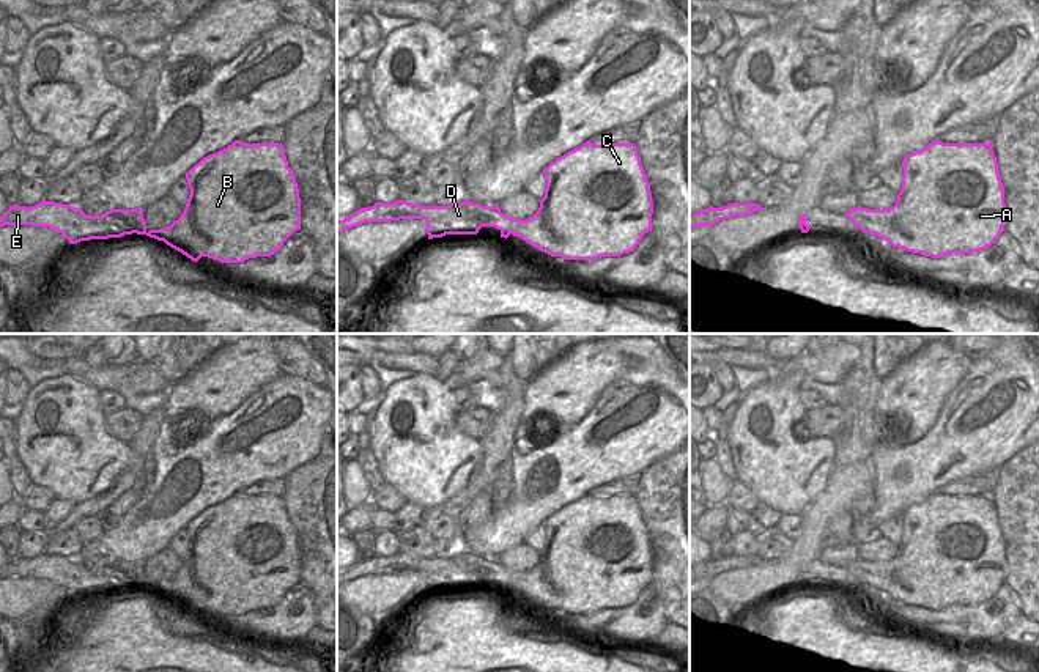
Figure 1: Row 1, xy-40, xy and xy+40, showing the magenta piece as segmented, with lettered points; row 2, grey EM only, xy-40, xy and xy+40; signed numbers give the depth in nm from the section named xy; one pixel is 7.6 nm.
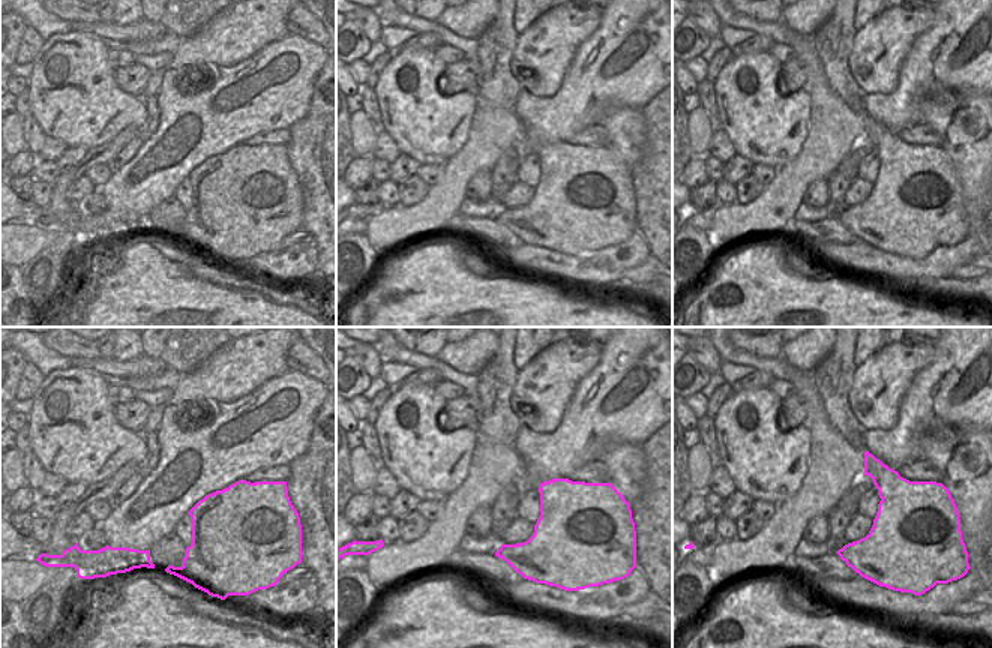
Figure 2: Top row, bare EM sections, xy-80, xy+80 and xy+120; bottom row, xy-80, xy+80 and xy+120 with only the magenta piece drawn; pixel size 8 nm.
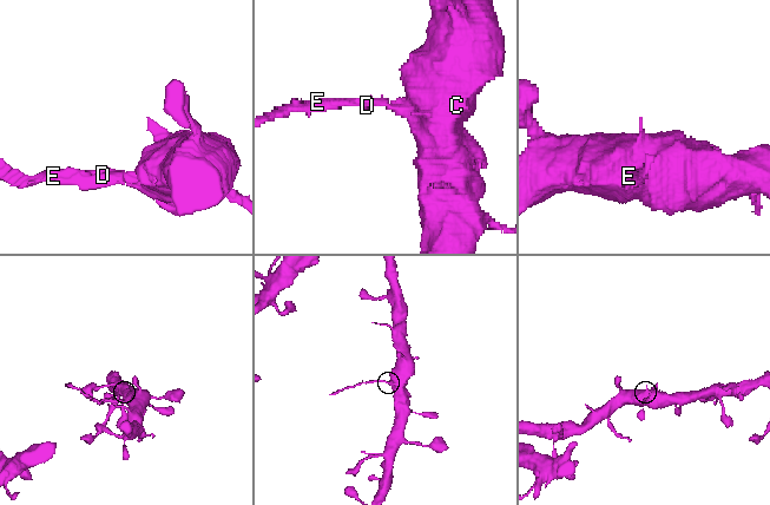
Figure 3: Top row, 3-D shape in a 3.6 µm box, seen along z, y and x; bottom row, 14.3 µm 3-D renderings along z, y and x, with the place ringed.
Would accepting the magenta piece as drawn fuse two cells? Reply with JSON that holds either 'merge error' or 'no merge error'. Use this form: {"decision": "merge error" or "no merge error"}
{"decision": "merge error"}

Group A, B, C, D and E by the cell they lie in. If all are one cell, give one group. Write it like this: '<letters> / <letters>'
A B C / D E

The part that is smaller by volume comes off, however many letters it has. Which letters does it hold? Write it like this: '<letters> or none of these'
D, E

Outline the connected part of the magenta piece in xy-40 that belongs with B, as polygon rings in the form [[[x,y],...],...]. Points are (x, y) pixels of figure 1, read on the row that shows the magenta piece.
[[[235,140],[195,164],[186,173],[186,179],[190,189],[187,205],[178,220],[157,230],[156,239],[195,263],[202,257],[220,263],[271,257],[301,230],[299,189],[282,143],[249,145]]]

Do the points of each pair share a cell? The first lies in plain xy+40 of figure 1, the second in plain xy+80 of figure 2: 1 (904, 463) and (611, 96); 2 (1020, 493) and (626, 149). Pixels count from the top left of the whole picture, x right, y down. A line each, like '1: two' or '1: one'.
1: one
2: two

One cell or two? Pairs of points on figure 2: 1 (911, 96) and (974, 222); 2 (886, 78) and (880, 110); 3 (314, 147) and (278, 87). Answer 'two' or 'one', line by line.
1: two
2: two
3: two

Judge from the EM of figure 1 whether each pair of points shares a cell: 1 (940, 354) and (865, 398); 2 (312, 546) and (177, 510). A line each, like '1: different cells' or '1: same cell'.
1: different cells
2: different cells

